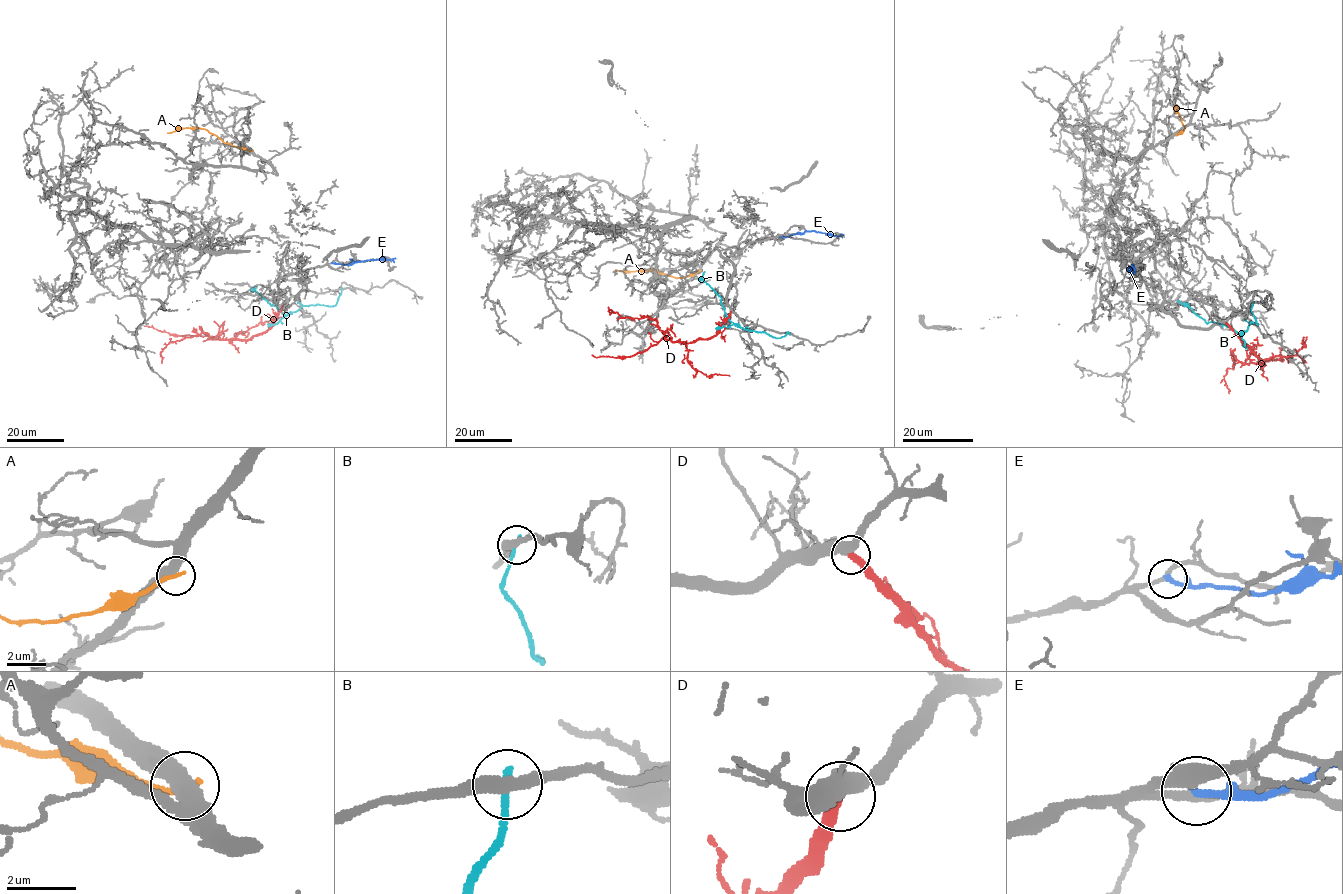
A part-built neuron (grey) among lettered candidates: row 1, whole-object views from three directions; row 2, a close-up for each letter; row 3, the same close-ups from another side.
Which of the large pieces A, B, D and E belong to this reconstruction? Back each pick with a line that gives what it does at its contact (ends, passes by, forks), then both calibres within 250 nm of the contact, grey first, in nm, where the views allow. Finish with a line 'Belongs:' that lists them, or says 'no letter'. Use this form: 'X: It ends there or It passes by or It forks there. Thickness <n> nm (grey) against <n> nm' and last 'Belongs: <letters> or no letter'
D: It ends there. Thickness 500 nm (grey) against 360 nm
Belongs: D

